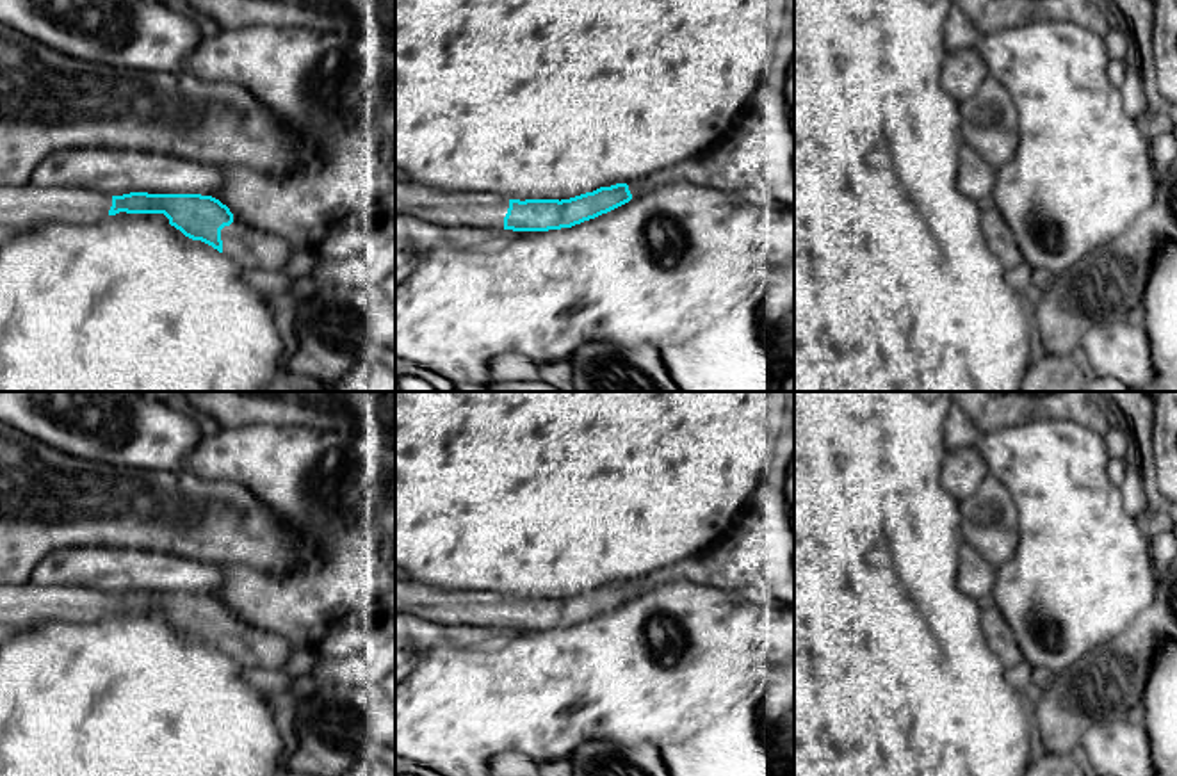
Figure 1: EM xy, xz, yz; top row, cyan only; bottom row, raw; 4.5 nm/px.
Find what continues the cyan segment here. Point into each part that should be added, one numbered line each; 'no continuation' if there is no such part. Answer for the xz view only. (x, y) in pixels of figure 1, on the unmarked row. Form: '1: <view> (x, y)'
1: xz (638, 586)
2: xz (447, 607)

